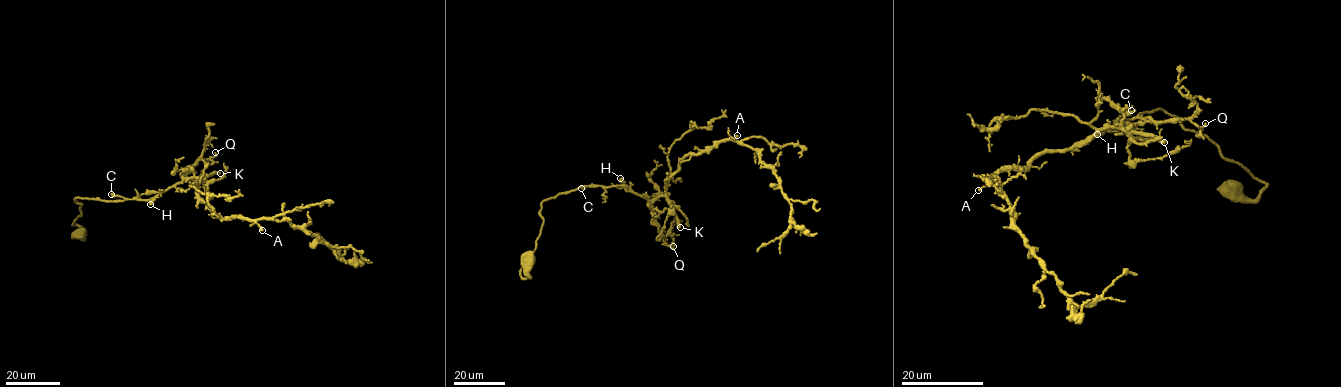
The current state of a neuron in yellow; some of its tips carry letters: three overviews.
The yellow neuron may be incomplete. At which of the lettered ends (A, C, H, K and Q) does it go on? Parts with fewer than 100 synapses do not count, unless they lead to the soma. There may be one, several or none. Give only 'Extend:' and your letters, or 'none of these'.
Extend: K

